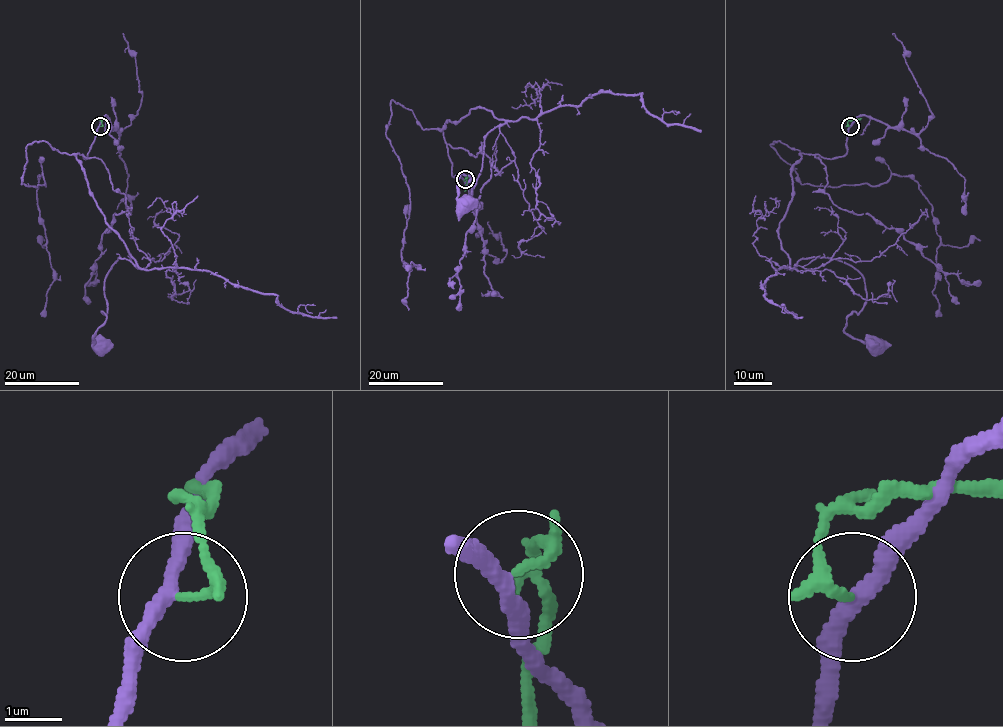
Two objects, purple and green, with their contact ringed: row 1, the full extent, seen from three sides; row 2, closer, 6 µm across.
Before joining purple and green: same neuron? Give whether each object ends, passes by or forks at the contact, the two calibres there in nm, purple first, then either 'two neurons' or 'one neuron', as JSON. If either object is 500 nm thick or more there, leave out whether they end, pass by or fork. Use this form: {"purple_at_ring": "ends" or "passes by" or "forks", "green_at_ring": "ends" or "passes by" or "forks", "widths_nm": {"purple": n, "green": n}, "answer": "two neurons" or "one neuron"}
{"purple_at_ring": "passes by", "green_at_ring": "passes by", "widths_nm": {"purple": 280, "green": 130}, "answer": "two neurons"}

